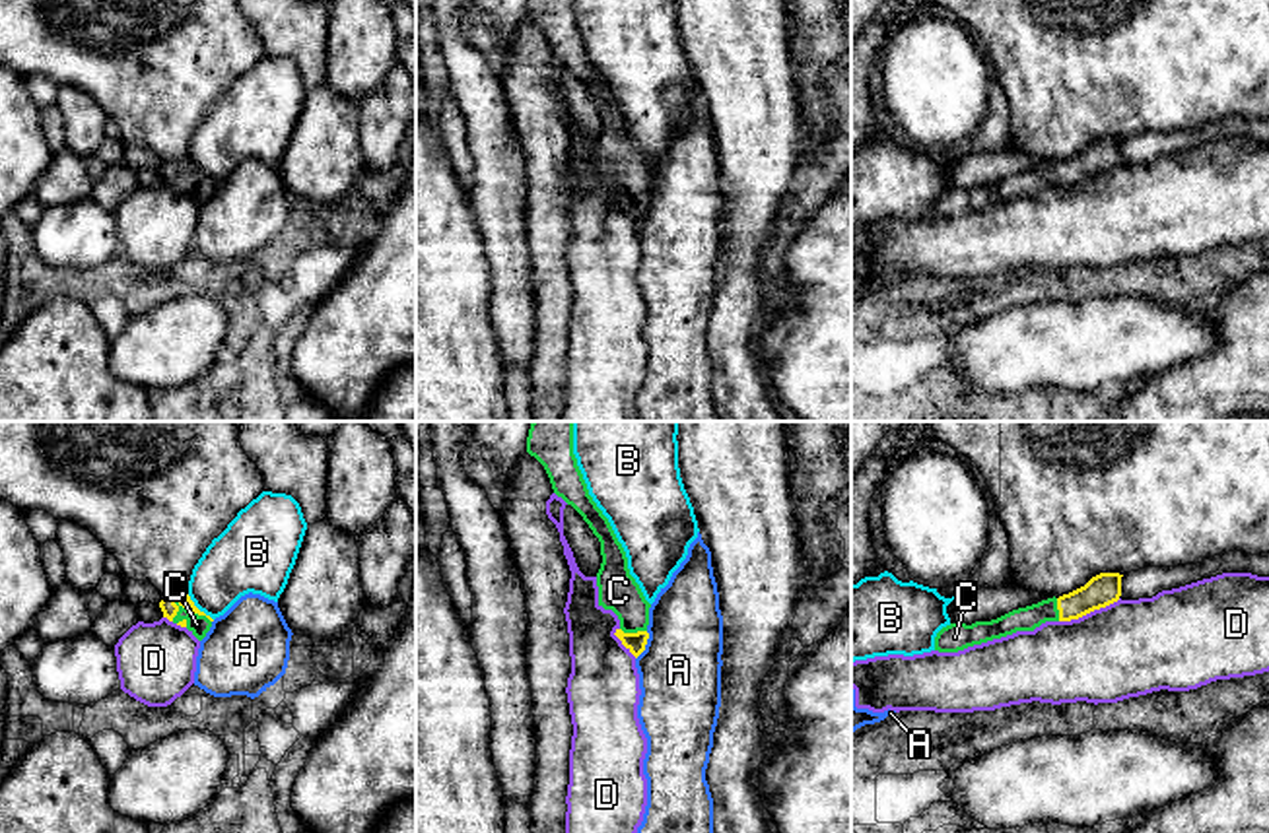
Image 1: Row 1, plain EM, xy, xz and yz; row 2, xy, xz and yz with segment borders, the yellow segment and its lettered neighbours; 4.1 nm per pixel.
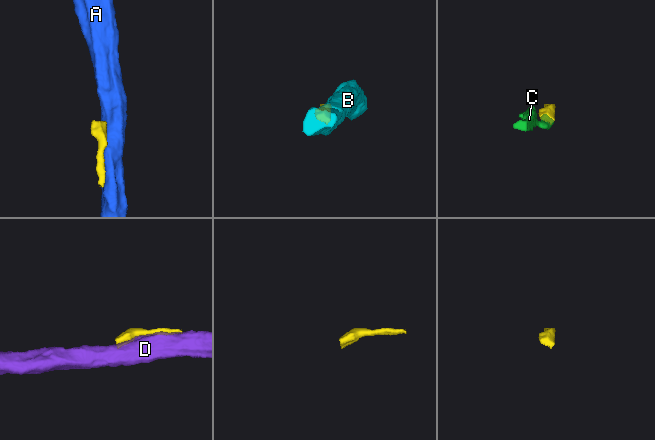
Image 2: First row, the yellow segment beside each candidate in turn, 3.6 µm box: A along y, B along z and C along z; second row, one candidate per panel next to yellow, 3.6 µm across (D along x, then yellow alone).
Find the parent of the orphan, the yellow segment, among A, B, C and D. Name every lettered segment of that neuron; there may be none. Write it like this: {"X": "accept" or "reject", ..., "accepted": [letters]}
{"A": "reject", "B": "reject", "C": "accept", "D": "reject", "accepted": ["C"]}

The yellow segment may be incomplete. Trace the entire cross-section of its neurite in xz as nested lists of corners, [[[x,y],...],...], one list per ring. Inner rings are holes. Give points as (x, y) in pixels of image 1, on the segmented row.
[[[532,421],[527,452],[544,466],[554,493],[571,505],[599,538],[602,555],[597,573],[599,606],[618,616],[620,627],[614,635],[637,658],[649,639],[651,604],[630,575],[626,551],[608,518],[589,495],[573,454],[573,421]]]

